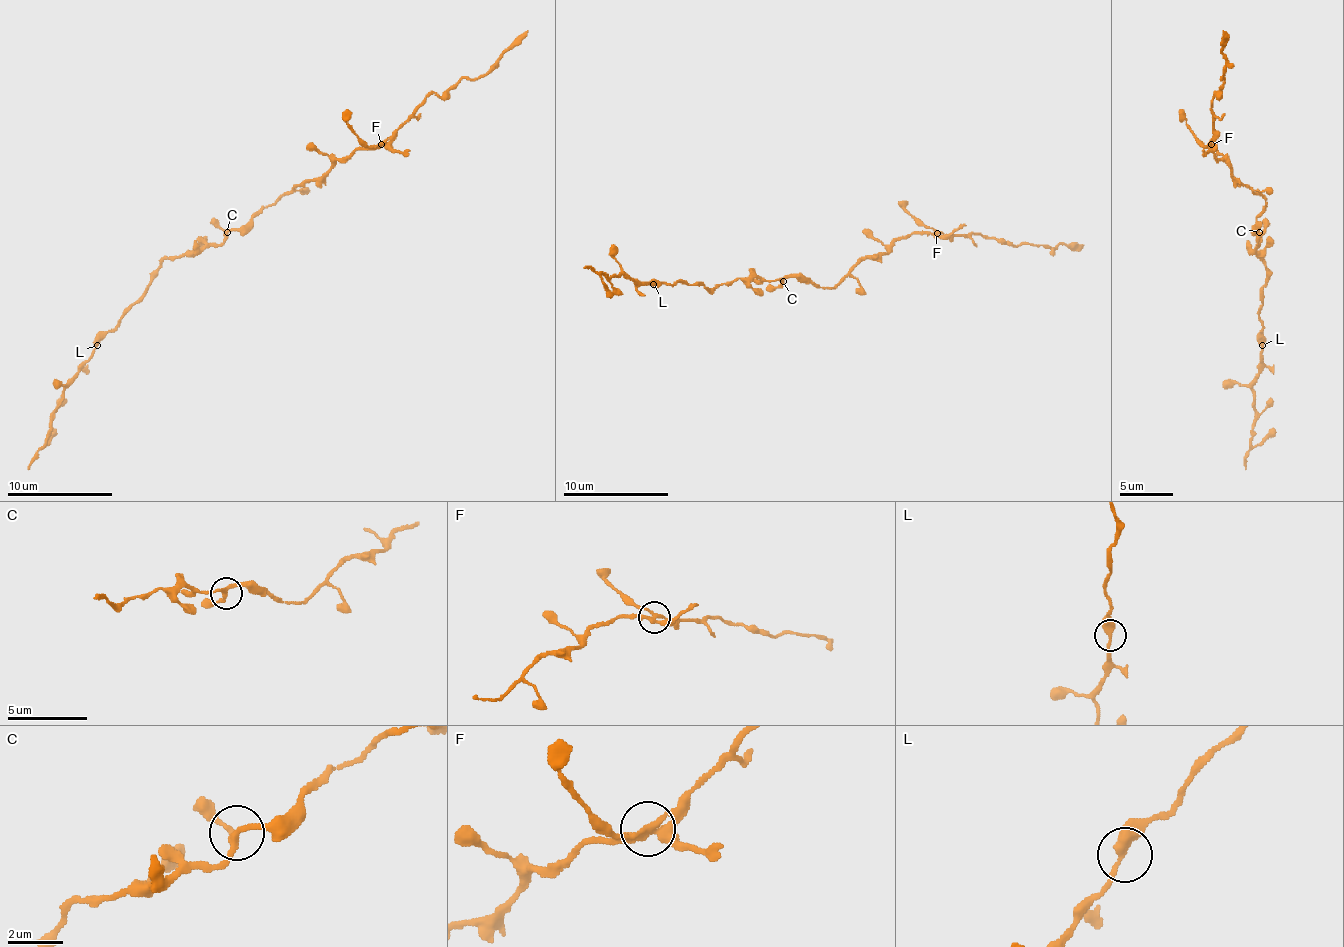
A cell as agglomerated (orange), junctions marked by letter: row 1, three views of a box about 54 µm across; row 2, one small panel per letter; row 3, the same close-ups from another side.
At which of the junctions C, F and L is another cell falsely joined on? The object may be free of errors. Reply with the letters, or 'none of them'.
none of them

